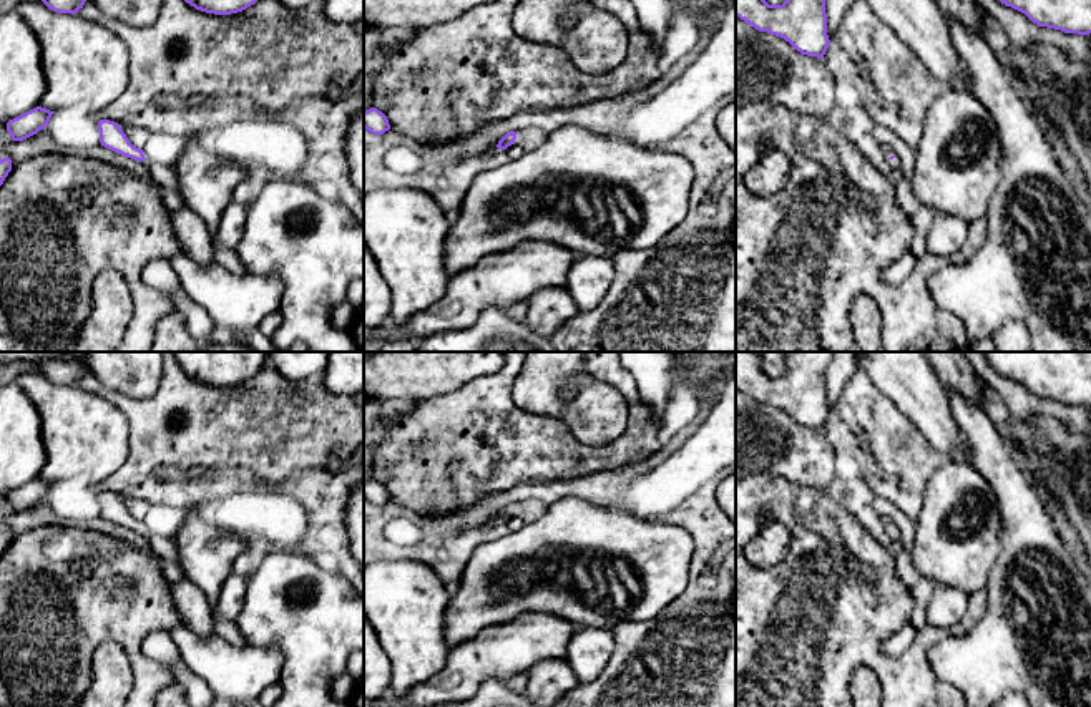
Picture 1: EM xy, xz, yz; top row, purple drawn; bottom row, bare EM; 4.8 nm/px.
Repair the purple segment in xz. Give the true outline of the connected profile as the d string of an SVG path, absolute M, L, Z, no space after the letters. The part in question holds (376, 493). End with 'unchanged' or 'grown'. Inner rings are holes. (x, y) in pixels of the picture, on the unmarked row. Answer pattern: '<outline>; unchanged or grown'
M377 480L364 483L364 500L372 506L384 506L390 501L387 488Z; unchanged

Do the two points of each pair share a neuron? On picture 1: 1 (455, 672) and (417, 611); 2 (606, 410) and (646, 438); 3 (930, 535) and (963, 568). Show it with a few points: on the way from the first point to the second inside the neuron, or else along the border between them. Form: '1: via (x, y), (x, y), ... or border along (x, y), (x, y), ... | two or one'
1: border along (450, 649), (445, 664), (419, 682) | two
2: border along (616, 387), (626, 427), (593, 445) | two
3: via (939, 543), (955, 560) | one

